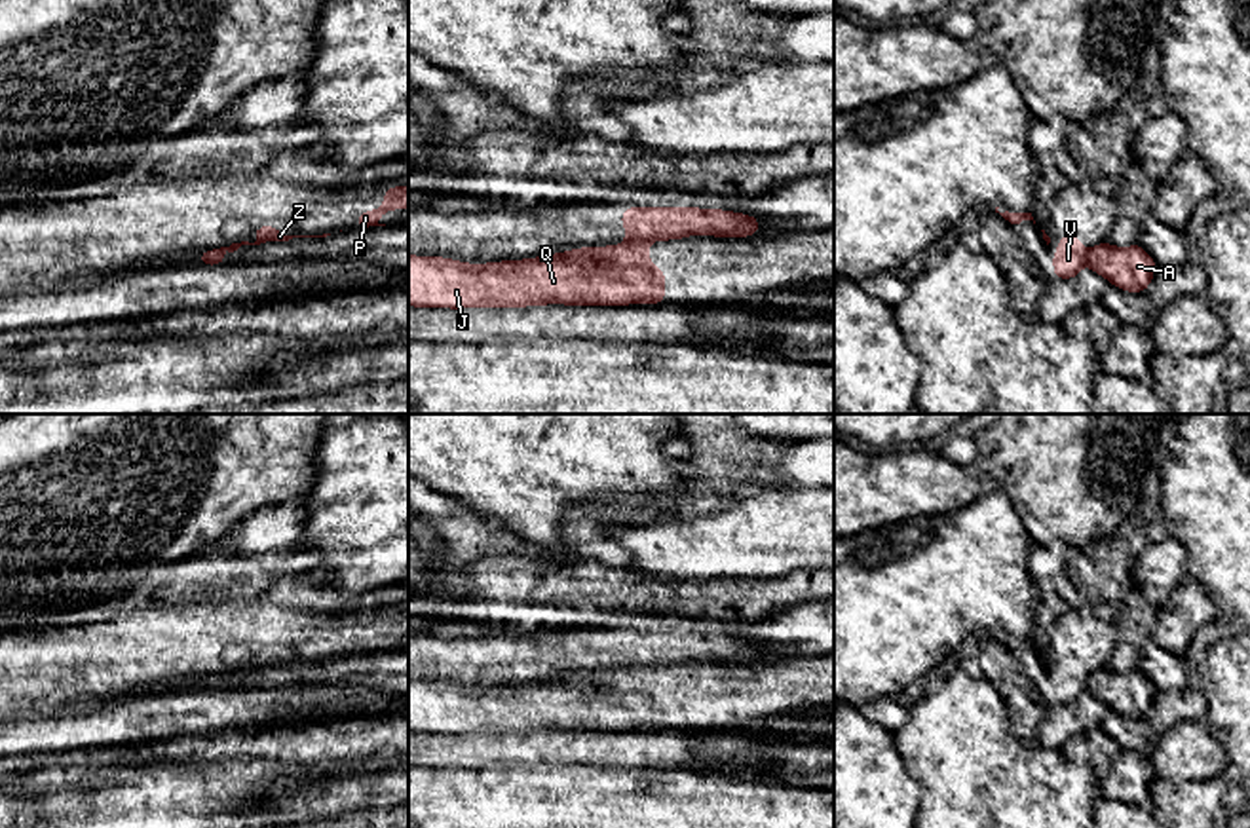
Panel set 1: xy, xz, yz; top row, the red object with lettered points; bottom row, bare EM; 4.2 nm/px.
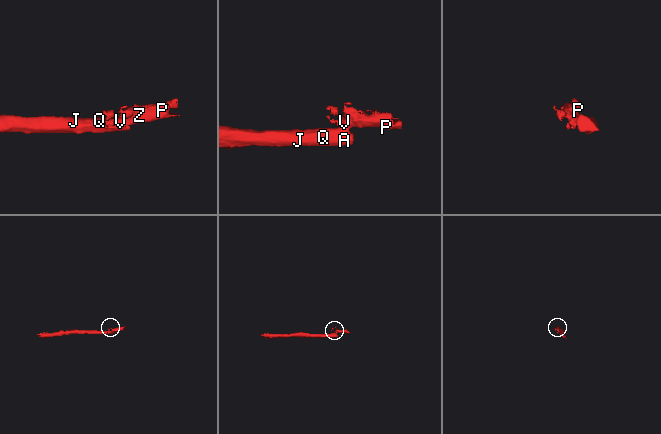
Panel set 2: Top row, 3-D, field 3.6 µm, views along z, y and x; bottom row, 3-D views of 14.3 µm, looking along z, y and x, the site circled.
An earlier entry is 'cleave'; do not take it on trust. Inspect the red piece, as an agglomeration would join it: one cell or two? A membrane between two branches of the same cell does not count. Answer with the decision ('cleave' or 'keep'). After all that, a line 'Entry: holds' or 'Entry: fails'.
cleave
Entry: holds

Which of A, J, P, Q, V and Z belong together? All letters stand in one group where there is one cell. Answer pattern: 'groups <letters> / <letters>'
groups A J Q / P V Z

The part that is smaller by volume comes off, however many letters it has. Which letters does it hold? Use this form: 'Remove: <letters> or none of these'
Remove: P, V, Z

